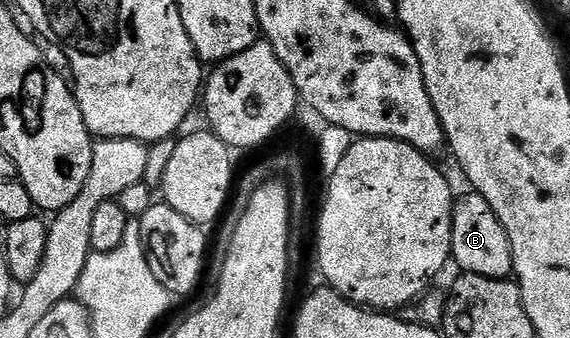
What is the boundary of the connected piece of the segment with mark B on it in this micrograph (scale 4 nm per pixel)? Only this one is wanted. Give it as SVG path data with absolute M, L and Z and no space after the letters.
M468 193L454 200L451 209L451 259L460 272L494 279L511 279L515 273L509 237L483 195Z

